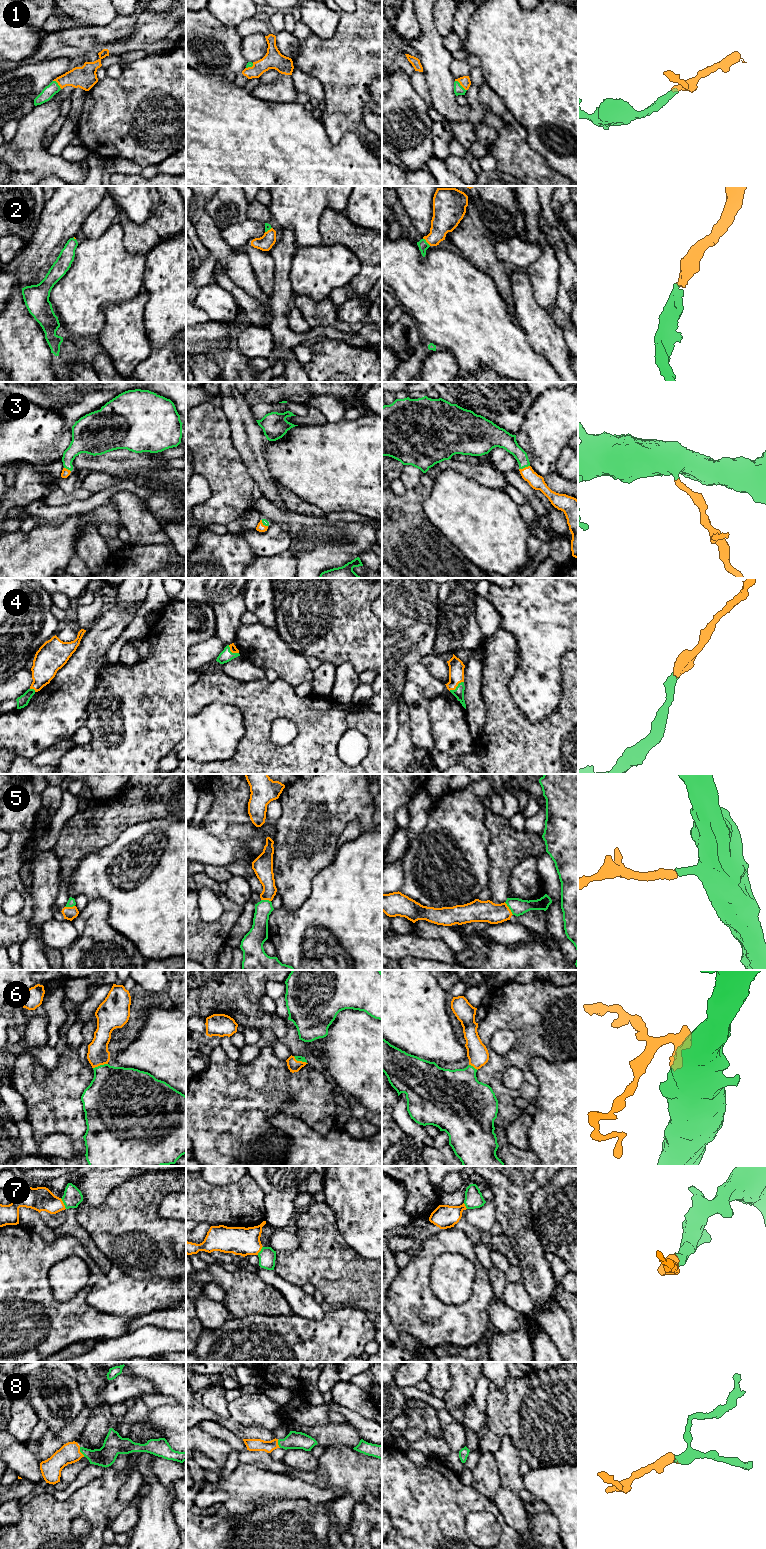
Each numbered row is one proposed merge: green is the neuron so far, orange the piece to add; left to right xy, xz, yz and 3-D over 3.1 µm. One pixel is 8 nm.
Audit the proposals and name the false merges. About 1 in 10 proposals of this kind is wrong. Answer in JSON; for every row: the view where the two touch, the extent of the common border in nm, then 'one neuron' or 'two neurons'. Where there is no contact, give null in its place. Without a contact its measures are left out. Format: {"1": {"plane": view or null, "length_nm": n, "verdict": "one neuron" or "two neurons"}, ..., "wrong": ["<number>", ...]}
{"1": {"plane": "yz", "length_nm": 130, "verdict": "one neuron"}, "2": {"plane": "yz", "length_nm": 90, "verdict": "one neuron"}, "3": {"plane": "yz", "length_nm": 90, "verdict": "one neuron"}, "4": {"plane": "yz", "length_nm": 140, "verdict": "one neuron"}, "5": {"plane": "yz", "length_nm": 130, "verdict": "one neuron"}, "6": {"plane": "xy", "length_nm": 130, "verdict": "one neuron"}, "7": {"plane": "xy", "length_nm": 100, "verdict": "one neuron"}, "8": {"plane": "xy", "length_nm": 90, "verdict": "one neuron"}, "wrong": []}

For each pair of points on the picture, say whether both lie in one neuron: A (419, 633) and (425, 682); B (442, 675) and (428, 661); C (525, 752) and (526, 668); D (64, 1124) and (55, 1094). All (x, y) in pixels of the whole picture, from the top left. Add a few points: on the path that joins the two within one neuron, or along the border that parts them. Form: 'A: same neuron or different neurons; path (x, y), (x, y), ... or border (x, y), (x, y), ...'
A: different neurons; border (419, 661), (407, 669), (405, 680)
B: same neuron; path (439, 672), (431, 664)
C: different neurons; border (511, 696), (531, 722), (538, 723), (549, 715)
D: same neuron; path (64, 1117), (64, 1111), (58, 1101)

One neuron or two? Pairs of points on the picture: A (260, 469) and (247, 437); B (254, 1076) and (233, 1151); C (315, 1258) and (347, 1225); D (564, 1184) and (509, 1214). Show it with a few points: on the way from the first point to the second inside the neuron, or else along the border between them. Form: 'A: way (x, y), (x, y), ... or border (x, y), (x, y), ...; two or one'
A: way (255, 461), (250, 445); one
B: way (254, 1095), (254, 1098), (233, 1119), (233, 1132); one
C: border (332, 1211), (335, 1217), (336, 1229), (355, 1251); two
D: border (545, 1183), (533, 1194), (531, 1199), (532, 1225); two

